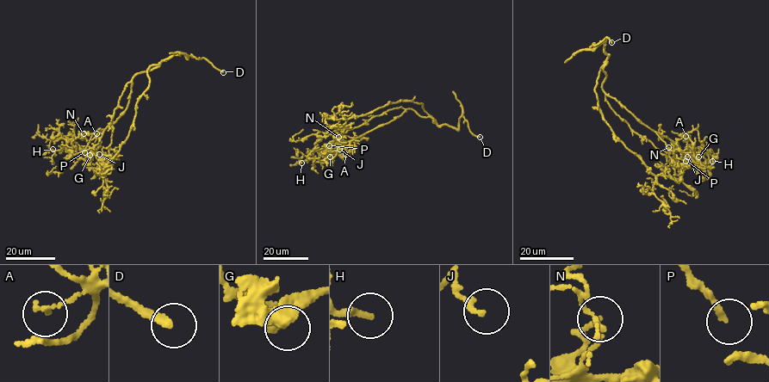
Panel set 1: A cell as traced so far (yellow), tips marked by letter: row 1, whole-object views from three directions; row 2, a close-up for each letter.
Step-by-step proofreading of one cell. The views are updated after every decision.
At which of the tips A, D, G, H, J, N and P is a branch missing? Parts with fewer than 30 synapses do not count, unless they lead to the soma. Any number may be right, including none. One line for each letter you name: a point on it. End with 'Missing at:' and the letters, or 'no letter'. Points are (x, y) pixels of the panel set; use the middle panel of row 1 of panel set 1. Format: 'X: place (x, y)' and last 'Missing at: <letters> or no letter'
D: place (480, 137)
G: place (330, 157)
P: place (329, 145)
Missing at: D, G, P

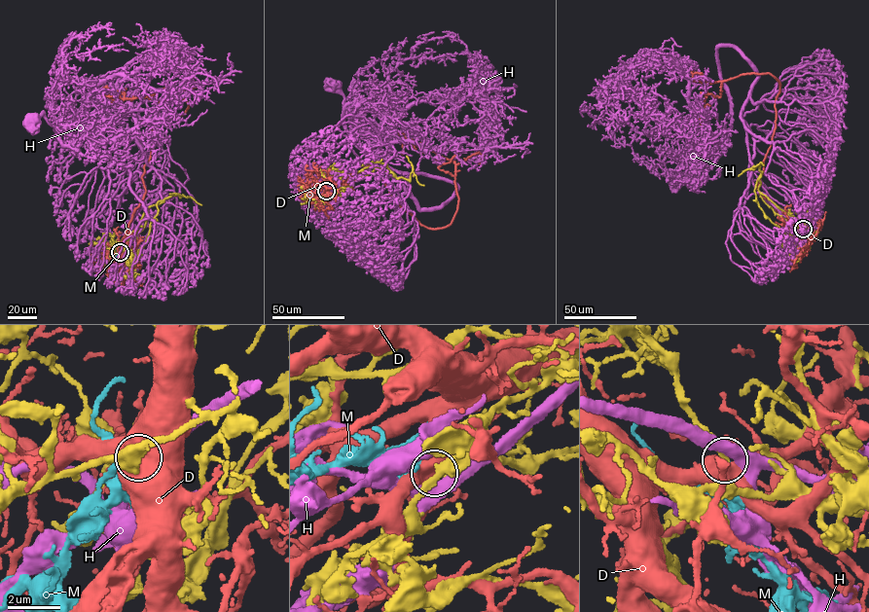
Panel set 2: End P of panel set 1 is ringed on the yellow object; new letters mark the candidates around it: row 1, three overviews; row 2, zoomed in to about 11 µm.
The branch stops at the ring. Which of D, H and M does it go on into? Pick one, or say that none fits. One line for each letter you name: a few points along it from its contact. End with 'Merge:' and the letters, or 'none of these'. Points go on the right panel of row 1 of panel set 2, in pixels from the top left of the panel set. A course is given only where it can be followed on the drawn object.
Merge: M

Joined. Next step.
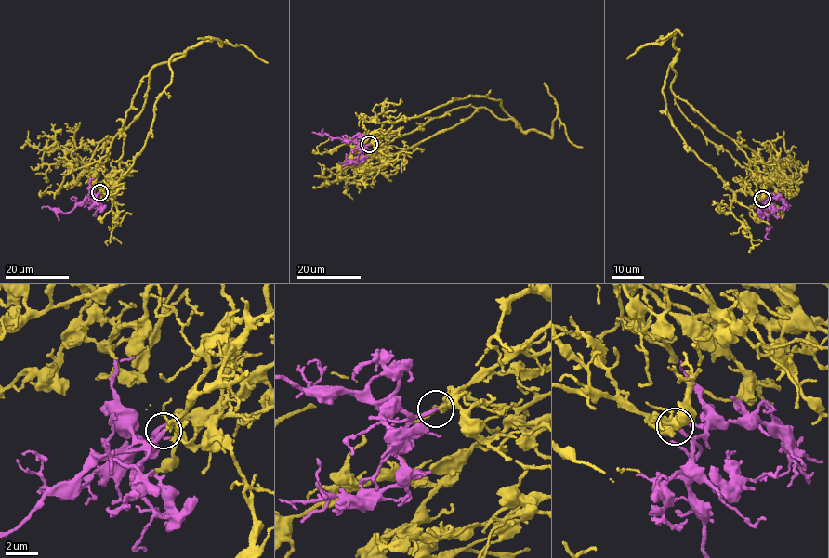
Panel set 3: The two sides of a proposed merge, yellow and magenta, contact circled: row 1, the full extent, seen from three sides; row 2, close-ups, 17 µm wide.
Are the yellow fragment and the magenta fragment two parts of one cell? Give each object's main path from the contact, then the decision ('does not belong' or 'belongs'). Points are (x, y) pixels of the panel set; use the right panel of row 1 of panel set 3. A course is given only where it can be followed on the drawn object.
yellow via (762, 199), (726, 186), (673, 125), (672, 62), (676, 95), (762, 162), (787, 165), (783, 139), (753, 139) | magenta via (762, 199), (767, 203), (768, 234) | belongs

